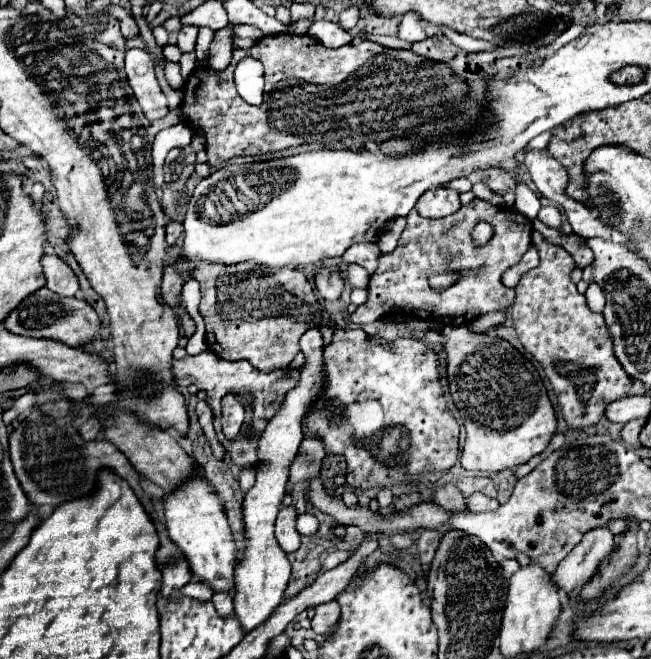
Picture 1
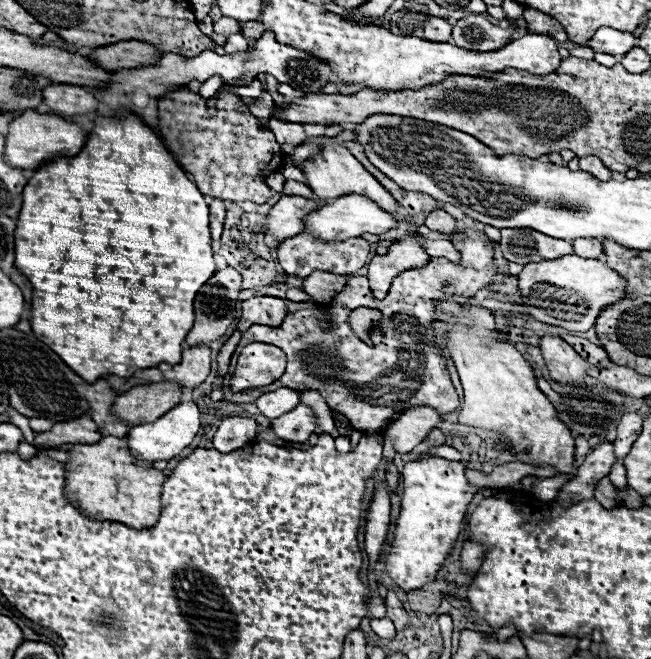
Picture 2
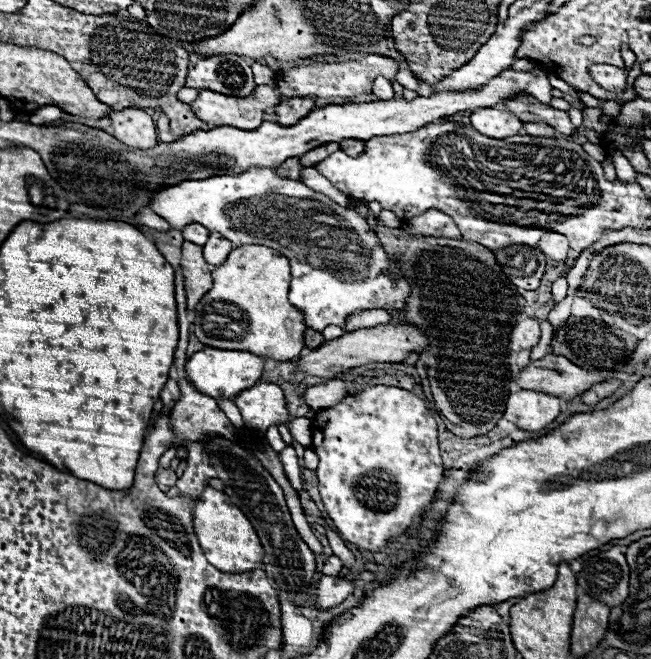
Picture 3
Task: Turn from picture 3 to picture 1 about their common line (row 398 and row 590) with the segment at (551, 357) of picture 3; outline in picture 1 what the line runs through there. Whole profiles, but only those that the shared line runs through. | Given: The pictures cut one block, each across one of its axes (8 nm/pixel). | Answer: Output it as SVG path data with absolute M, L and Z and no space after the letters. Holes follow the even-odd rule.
M596 528L588 530L580 544L558 564L554 572L554 582L564 588L566 592L572 592L580 586L584 586L598 570L598 564L604 556L612 554L614 536L608 528Z

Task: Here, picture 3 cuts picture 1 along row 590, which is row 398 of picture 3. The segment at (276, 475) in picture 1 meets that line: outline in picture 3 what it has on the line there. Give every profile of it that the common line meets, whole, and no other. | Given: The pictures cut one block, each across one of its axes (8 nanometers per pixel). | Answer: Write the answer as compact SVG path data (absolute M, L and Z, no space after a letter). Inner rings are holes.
M260 382L246 388L234 398L234 402L242 412L244 424L258 434L264 434L272 424L286 424L288 420L284 394L276 384Z

